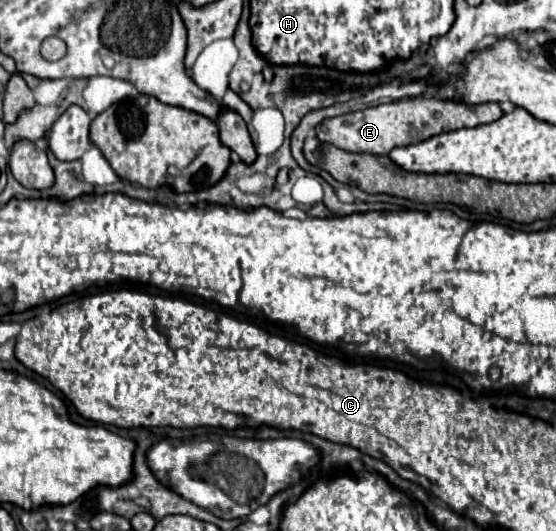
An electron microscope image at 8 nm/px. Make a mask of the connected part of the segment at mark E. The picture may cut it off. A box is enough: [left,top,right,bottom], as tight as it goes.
[314,97,502,155]

